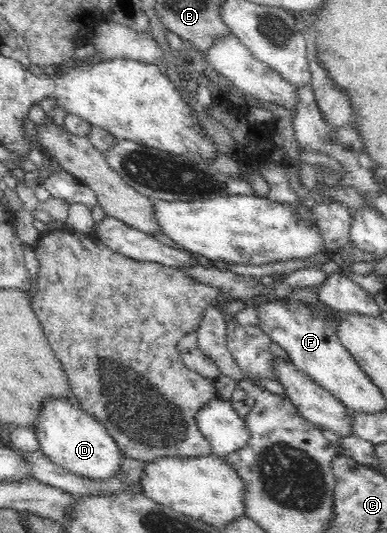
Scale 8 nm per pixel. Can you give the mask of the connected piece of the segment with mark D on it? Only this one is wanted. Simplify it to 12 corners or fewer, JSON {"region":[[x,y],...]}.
{"region":[[49,398],[39,449],[78,476],[116,476],[124,454],[74,401]]}

